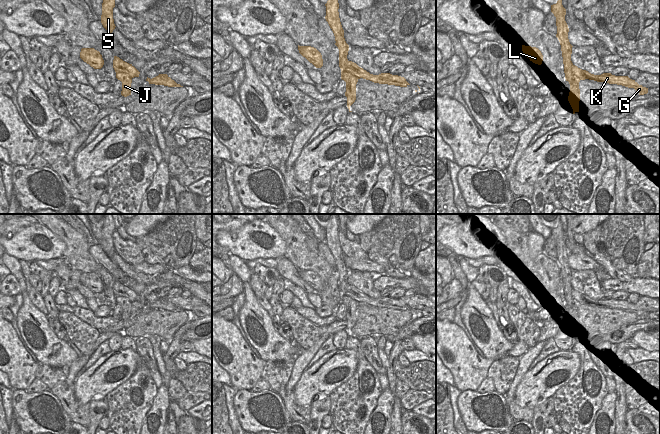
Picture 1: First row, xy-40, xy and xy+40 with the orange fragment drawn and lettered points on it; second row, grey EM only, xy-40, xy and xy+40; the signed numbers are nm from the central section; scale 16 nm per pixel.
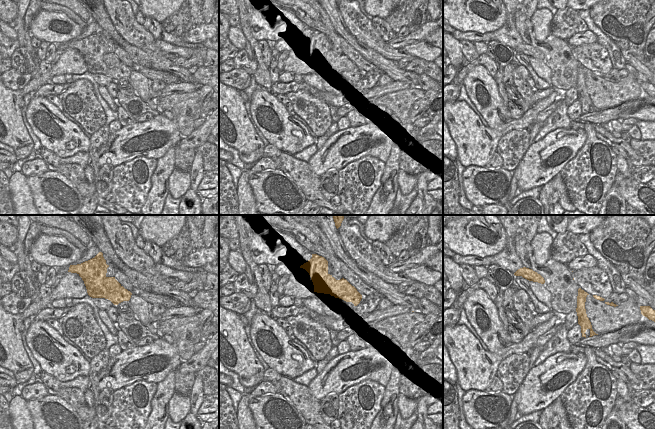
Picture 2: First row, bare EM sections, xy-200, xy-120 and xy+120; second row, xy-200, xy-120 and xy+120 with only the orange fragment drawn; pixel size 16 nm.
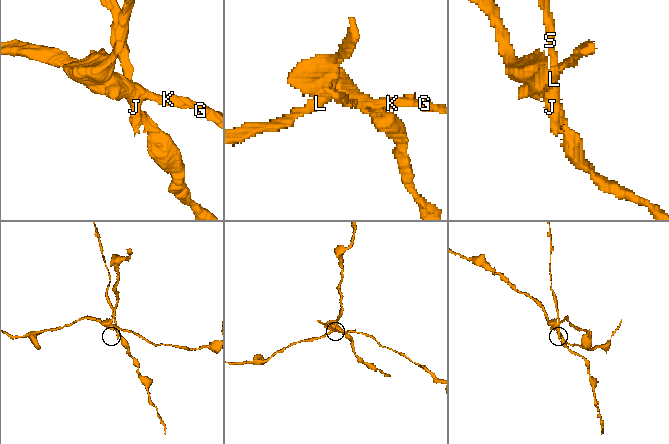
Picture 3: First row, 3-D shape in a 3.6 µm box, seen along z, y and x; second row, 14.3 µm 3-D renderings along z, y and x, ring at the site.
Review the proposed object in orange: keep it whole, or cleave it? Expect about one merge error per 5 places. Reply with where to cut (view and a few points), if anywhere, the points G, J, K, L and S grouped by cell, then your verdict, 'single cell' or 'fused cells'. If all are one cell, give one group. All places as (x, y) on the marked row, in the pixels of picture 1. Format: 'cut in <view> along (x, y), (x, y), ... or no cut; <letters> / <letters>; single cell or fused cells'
cut in xy along (347, 61), (345, 70), (358, 78); G K L / J S; fused cells

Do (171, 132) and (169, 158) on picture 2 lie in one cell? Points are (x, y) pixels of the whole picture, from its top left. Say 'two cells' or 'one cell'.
two cells

